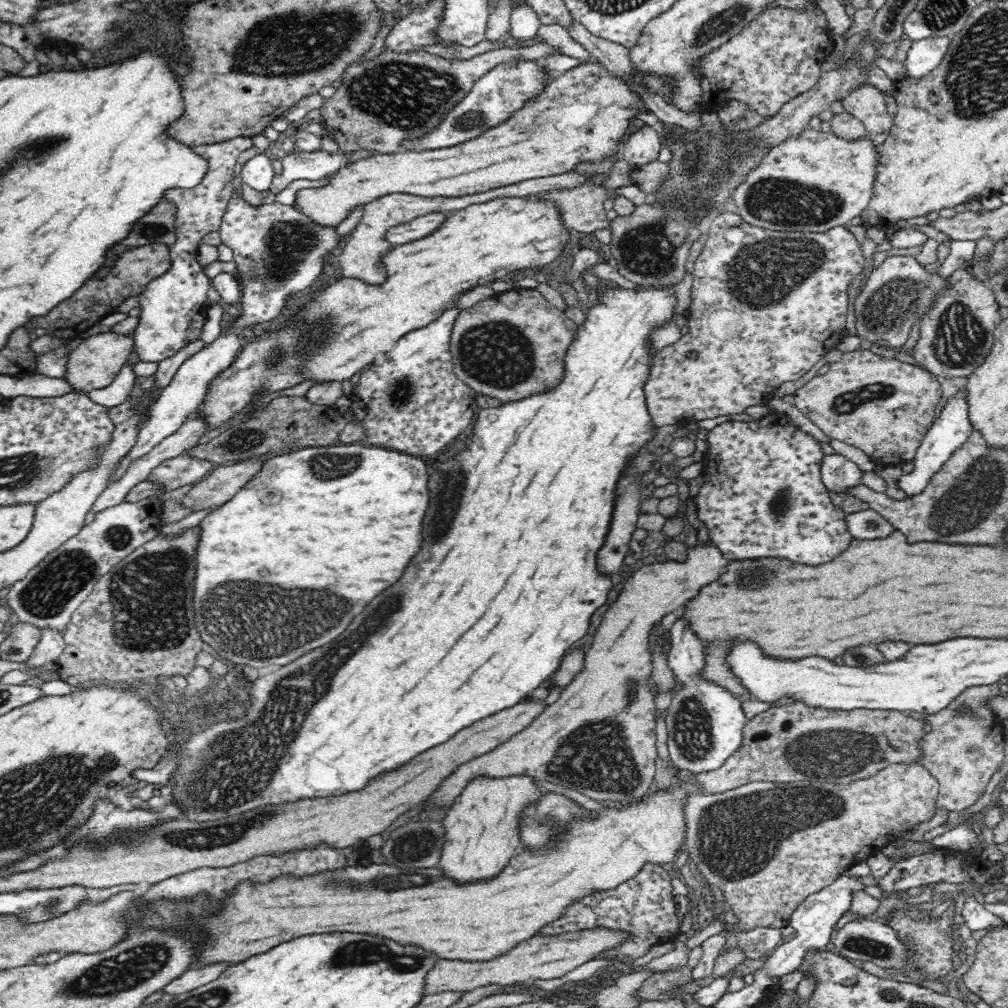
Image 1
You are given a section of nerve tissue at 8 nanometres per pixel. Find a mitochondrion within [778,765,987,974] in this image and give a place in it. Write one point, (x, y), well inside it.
(922, 937)

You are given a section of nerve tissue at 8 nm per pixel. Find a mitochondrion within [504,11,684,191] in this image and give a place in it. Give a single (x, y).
(535, 124)

